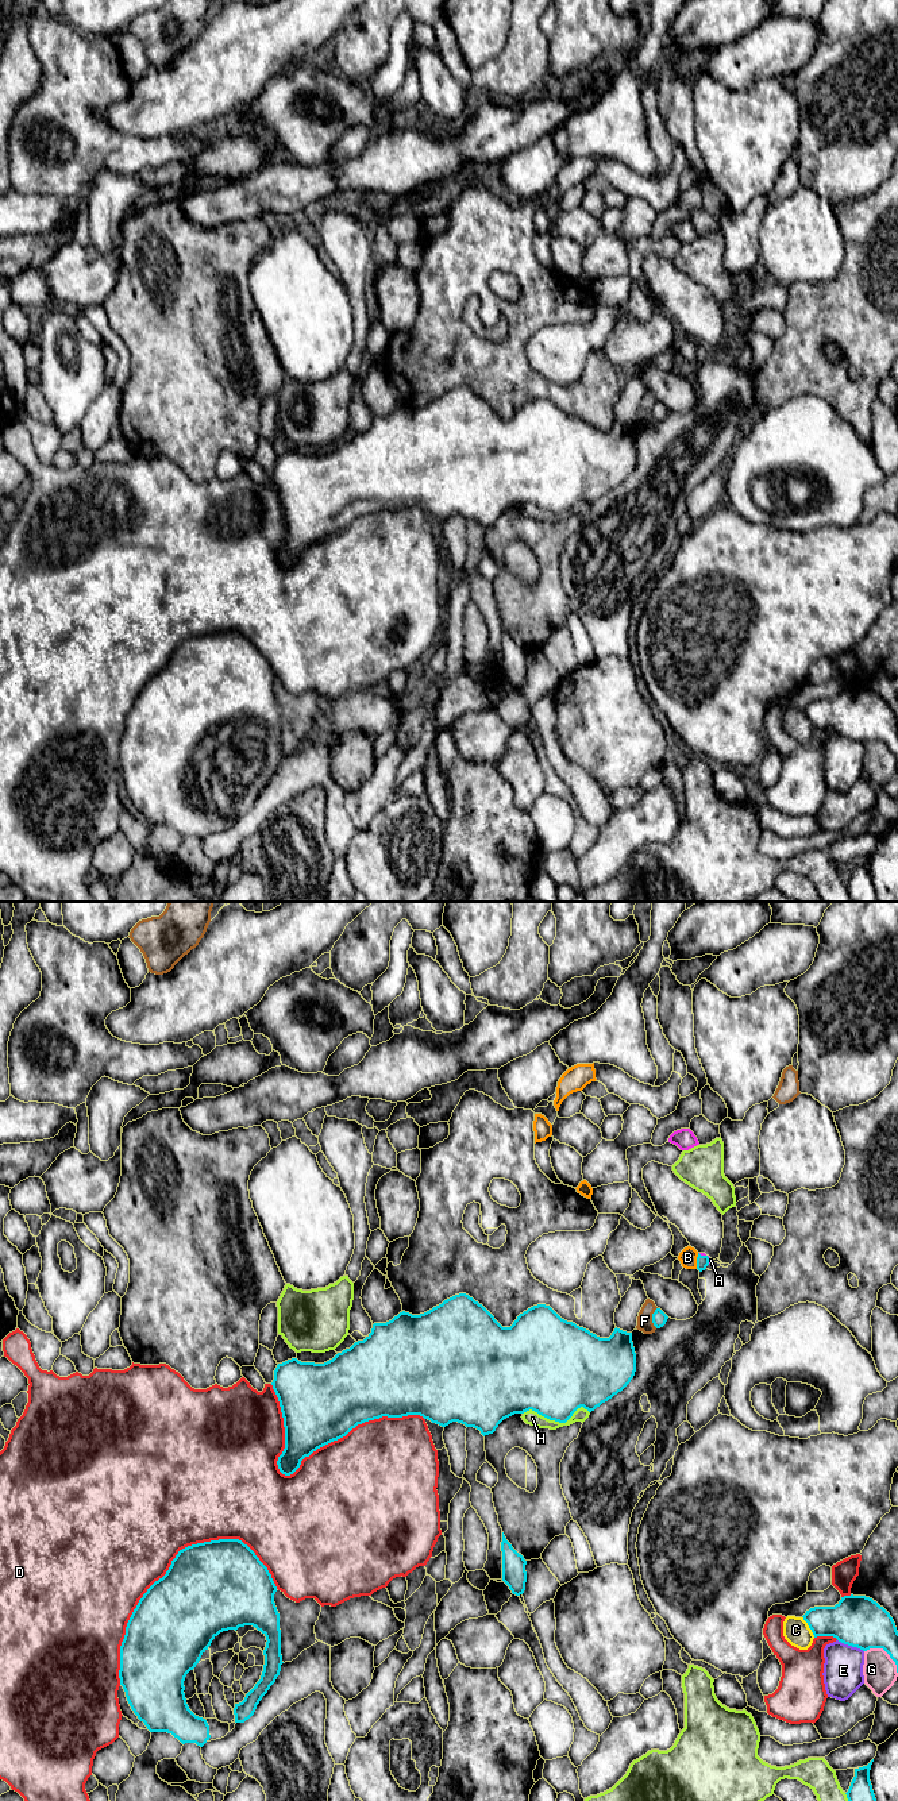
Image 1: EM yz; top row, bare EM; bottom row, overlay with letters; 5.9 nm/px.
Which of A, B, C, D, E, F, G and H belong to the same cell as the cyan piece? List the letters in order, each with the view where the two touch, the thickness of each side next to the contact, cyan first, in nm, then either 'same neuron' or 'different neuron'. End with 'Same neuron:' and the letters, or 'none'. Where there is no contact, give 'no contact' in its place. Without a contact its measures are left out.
A: meets cyan in yz; 80 nm thick on the cyan side, 20 nm on the other; same neuron
B: meets cyan in yz; 80 nm thick on the cyan side, 110 nm on the other; different neuron
C: meets cyan in yz; 260 nm thick on the cyan side, 160 nm on the other; different neuron
D: meets cyan in yz; 480 nm thick on the cyan side, 500 nm on the other; different neuron
E: meets cyan in yz; 300 nm thick on the cyan side, 240 nm on the other; different neuron
F: meets cyan in yz; 90 nm thick on the cyan side, 100 nm on the other; different neuron
G: meets cyan in yz; 300 nm thick on the cyan side, 200 nm on the other; different neuron
H: meets cyan in yz; 460 nm thick on the cyan side, 90 nm on the other; different neuron
Same neuron: A

